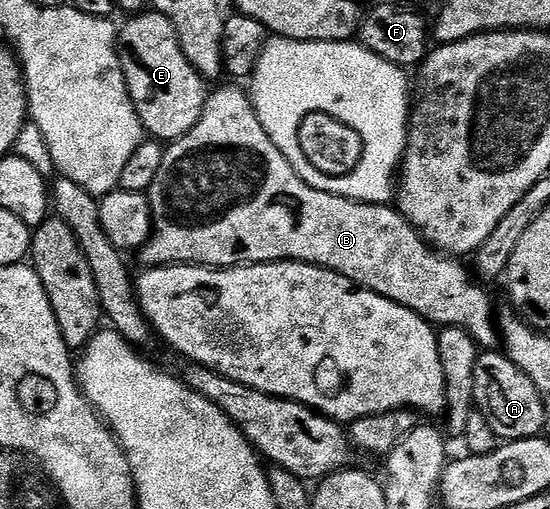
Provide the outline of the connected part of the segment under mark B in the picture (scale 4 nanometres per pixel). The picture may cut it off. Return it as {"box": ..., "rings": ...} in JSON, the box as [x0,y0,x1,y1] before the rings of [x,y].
{"box":[138,82,501,350],"rings":[[[228,82],[228,85],[225,88],[216,88],[207,93],[205,102],[204,102],[204,109],[202,110],[202,118],[198,118],[198,122],[194,126],[194,130],[190,130],[185,136],[182,138],[178,138],[177,140],[171,141],[164,149],[164,157],[162,158],[162,166],[158,170],[158,178],[154,178],[154,182],[148,188],[146,193],[148,198],[148,205],[150,206],[150,210],[152,211],[152,237],[149,238],[148,241],[145,242],[144,247],[139,249],[138,257],[140,256],[140,260],[144,263],[144,266],[148,268],[162,268],[169,264],[198,264],[201,268],[241,268],[243,264],[272,264],[275,260],[296,260],[300,264],[313,264],[314,266],[318,266],[319,268],[325,268],[326,270],[330,270],[331,272],[337,272],[338,274],[342,274],[347,280],[352,280],[355,284],[360,285],[361,288],[368,288],[374,294],[378,294],[382,298],[390,298],[390,302],[398,302],[398,306],[406,306],[411,312],[417,312],[422,319],[428,321],[429,324],[433,326],[439,326],[440,328],[465,328],[467,332],[472,335],[472,341],[475,344],[479,344],[481,349],[484,350],[492,350],[497,347],[501,343],[500,334],[498,331],[498,324],[497,321],[494,319],[494,312],[492,316],[492,300],[488,297],[488,292],[483,283],[478,282],[477,277],[475,275],[470,274],[468,276],[468,272],[466,269],[463,268],[461,261],[459,259],[453,258],[435,248],[432,247],[431,244],[428,243],[427,240],[424,239],[421,231],[419,228],[415,228],[415,226],[406,219],[403,214],[400,213],[395,207],[389,206],[387,204],[360,204],[357,200],[347,200],[346,198],[342,198],[341,196],[335,196],[334,194],[330,194],[329,192],[320,192],[314,186],[310,186],[305,180],[300,177],[297,172],[294,170],[294,166],[290,166],[290,162],[286,158],[286,154],[282,154],[282,150],[278,150],[278,146],[274,146],[274,142],[270,142],[270,134],[266,134],[266,130],[262,126],[262,122],[258,118],[258,114],[256,113],[256,107],[252,105],[252,98],[251,95],[247,91],[244,92],[242,89],[243,87],[237,86],[235,83]]]}

